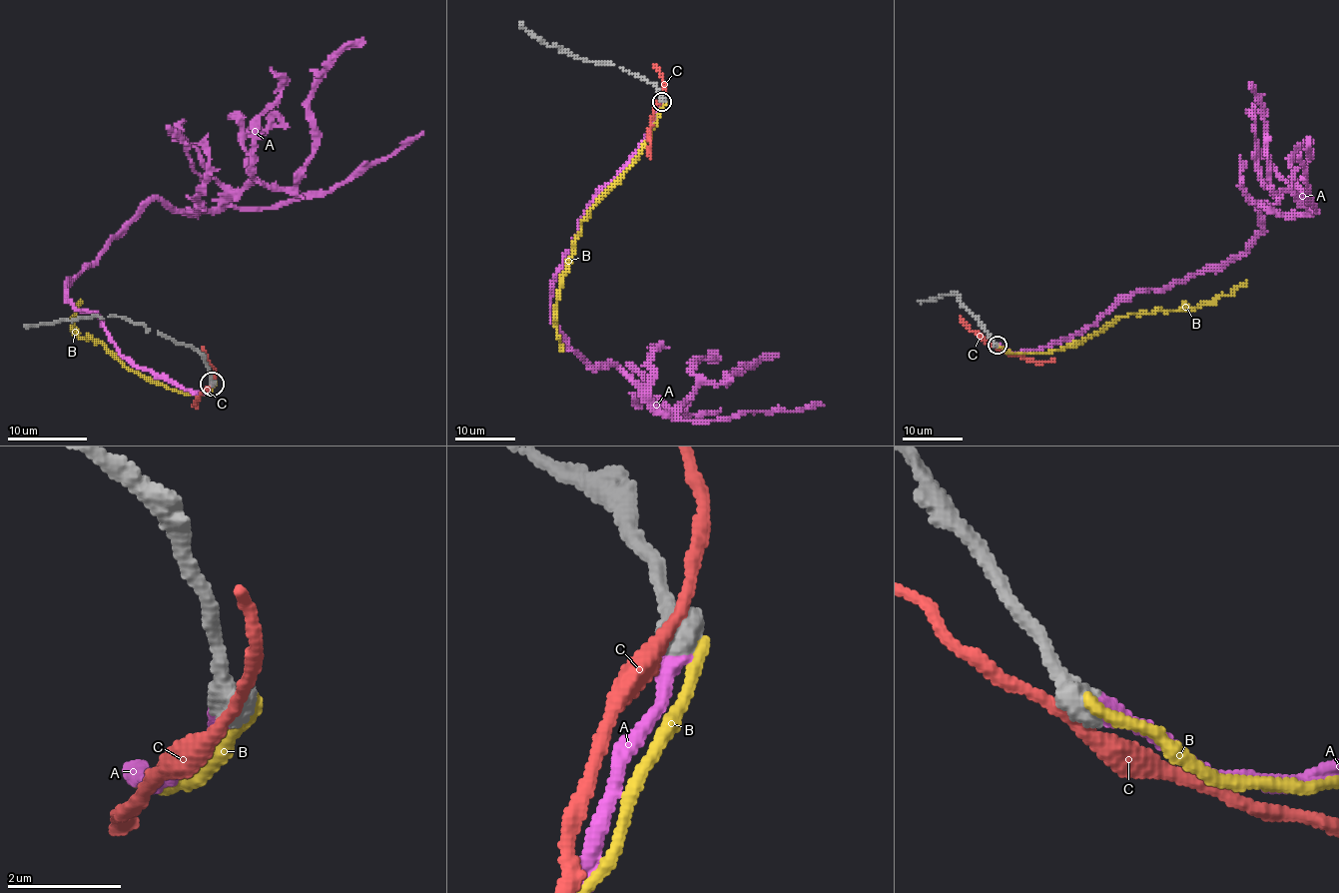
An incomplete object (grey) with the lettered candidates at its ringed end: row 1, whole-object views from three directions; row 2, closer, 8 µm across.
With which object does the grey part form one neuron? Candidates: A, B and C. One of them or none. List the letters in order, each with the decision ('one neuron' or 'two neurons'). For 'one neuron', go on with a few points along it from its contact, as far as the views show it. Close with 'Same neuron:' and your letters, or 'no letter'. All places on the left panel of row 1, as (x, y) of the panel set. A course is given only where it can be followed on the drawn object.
A: one neuron | via (212, 383), (156, 379), (68, 285), (154, 199), (204, 211), (250, 181), (294, 185), (314, 83), (363, 37)
B: two neurons
C: two neurons
Same neuron: A

